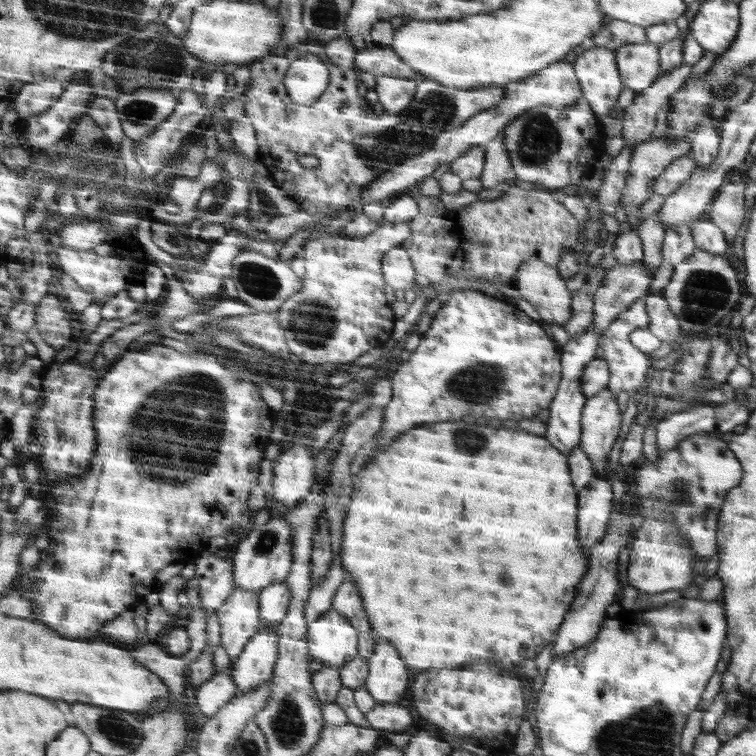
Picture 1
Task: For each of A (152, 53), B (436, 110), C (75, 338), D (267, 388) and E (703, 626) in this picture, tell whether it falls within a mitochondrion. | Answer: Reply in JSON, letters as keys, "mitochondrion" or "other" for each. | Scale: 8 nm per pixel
{"A":"mitochondrion","B":"mitochondrion","C":"other","D":"other","E":"other"}

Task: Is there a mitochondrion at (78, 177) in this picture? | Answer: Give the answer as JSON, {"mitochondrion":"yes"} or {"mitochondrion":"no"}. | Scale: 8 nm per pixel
{"mitochondrion":"no"}

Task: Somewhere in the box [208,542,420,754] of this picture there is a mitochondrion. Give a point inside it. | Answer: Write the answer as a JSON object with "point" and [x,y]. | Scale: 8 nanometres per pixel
{"point":[287,722]}

